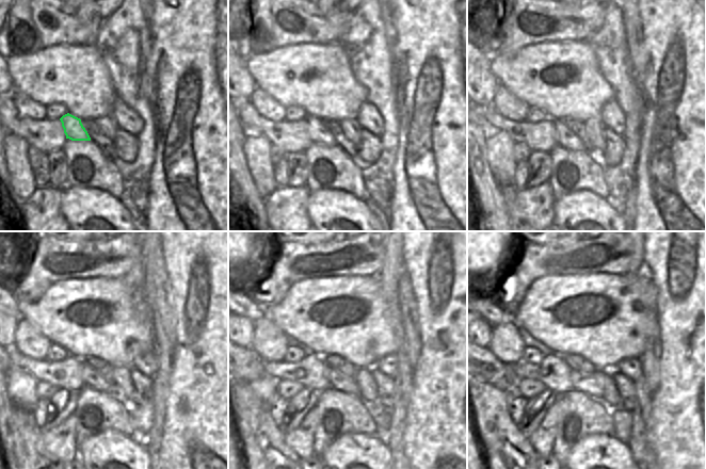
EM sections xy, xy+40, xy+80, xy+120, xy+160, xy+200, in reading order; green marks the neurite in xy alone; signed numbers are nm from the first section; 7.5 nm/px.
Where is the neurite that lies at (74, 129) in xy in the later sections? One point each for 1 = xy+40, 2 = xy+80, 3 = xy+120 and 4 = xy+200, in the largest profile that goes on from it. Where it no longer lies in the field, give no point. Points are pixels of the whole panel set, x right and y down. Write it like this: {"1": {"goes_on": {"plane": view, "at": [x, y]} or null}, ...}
{"1": {"goes_on": {"plane": "xy+40", "at": [318, 133]}}, "2": {"goes_on": {"plane": "xy+80", "at": [566, 139]}}, "3": {"goes_on": {"plane": "xy+120", "at": [91, 377]}}, "4": {"goes_on": {"plane": "xy+200", "at": [592, 384]}}}

